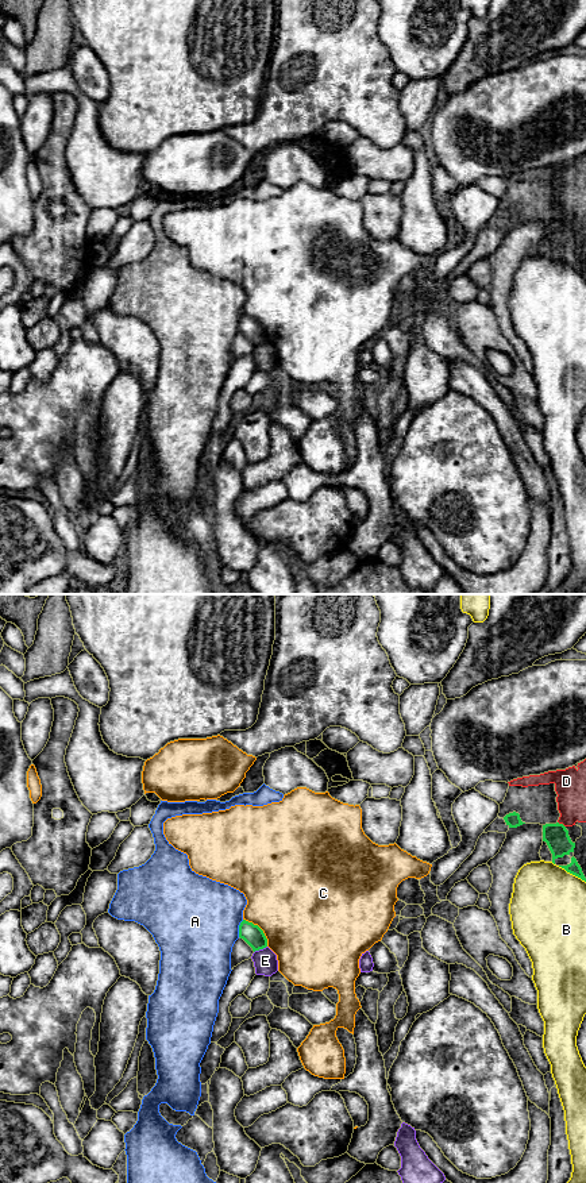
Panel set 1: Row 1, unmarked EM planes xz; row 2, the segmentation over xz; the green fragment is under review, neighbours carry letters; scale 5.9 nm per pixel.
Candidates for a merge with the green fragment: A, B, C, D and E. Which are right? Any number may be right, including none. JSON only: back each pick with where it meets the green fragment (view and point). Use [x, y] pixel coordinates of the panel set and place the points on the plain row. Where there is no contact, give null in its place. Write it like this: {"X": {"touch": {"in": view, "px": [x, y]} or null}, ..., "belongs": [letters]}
{"belongs": []}

